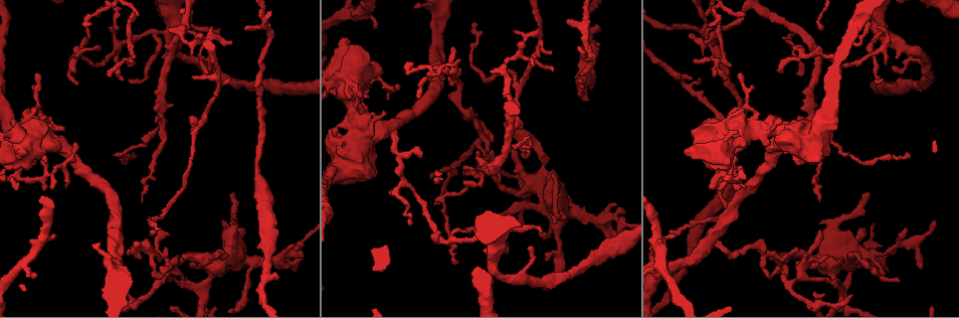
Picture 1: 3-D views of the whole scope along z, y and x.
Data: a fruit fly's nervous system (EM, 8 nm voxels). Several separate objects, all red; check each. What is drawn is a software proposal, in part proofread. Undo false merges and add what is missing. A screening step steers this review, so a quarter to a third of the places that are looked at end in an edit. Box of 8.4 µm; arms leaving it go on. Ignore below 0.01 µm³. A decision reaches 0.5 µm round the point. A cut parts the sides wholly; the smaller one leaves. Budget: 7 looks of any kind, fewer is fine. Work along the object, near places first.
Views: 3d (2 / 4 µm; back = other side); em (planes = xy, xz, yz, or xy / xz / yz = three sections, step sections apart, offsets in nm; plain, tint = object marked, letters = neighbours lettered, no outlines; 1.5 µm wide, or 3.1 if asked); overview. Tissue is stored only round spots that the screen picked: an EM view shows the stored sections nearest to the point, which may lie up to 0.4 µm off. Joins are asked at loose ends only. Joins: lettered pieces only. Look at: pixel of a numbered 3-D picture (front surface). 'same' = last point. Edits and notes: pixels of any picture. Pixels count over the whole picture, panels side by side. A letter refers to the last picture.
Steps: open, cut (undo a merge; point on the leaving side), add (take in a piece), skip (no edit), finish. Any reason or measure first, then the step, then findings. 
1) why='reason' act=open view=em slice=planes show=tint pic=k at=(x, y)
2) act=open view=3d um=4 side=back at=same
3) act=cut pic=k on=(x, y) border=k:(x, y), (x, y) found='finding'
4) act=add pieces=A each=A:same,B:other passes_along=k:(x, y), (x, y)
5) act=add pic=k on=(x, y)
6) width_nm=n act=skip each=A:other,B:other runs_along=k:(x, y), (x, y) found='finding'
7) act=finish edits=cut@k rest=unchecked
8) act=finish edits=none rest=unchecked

why='thick turns thin' act=open view=em slice=planes show=letters pic=1 at=(871, 241)

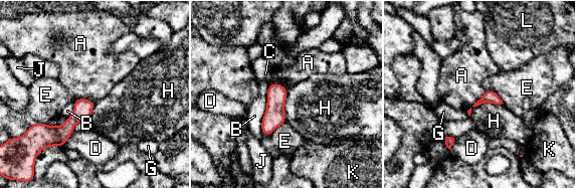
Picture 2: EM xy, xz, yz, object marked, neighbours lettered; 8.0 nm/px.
act=skip each=A:other,B:other,C:other,D:other,E:other,G:other,H:other,J:other,K:other,L:other runs_along=2:(90, 104), (62, 131), (44, 127) found='one cell here'

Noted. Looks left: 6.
why='narrows sharply' act=open view=em slice=planes show=letters pic=1 at=(559, 247)

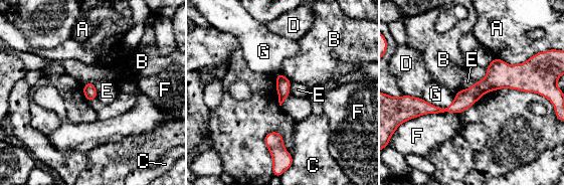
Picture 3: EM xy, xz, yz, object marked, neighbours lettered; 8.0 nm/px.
act=skip each=A:other,B:other,C:other,D:other,E:other,F:other,G:other border=3:(475, 82), (468, 87), (461, 89) found='continuous, no second cell'

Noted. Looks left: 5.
why='sudden change in width' act=open view=em slice=planes show=letters pic=1 at=(546, 164)

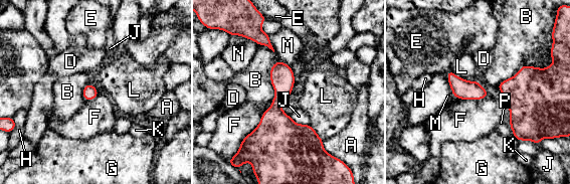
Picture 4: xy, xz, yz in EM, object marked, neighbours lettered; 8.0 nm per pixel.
act=skip each=A:other,B:other,D:other,E:other,F:other,G:other,H:other,J:other,K:other,L:other,M:other,N:other,P:other border=4:(271, 103), (240, 143) found='one cell here'

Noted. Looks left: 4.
act=finish edits=none rest=unchecked

